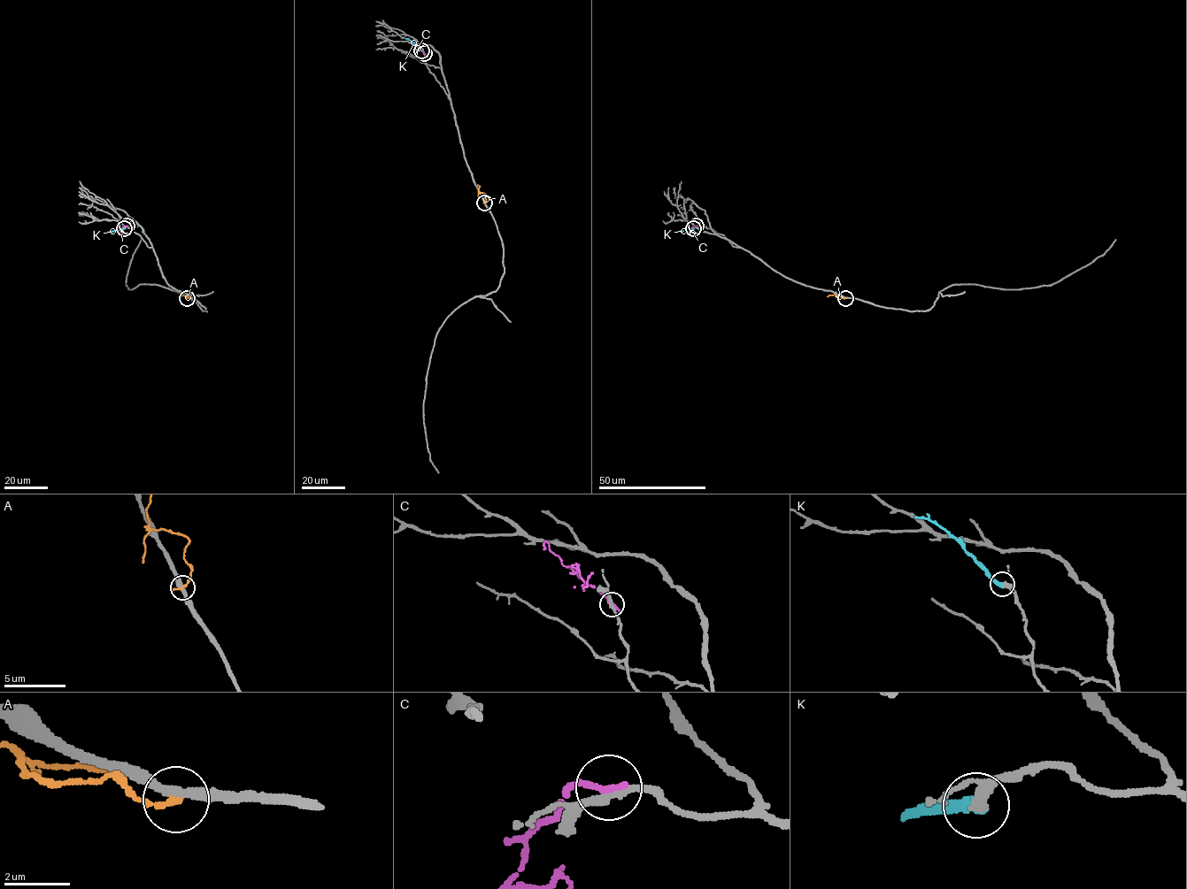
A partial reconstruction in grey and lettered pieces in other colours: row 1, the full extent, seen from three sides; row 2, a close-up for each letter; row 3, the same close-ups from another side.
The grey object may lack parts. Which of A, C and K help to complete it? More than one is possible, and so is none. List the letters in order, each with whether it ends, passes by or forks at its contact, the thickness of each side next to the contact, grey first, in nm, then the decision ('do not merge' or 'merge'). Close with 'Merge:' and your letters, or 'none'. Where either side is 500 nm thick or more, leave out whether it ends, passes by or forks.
A: it ends there; 320 nm thick on the grey side, 240 nm on the other; do not merge
C: it ends there; 240 nm thick on the grey side, 280 nm on the other; do not merge
K: it ends there; 260 nm thick on the grey side, 400 nm on the other; merge
Merge: K

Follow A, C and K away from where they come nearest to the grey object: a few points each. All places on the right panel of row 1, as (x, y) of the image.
A: (845, 298), (834, 295), (827, 297)
C: (696, 226), (690, 230), (693, 235), (690, 237)
K: (693, 228), (681, 232)

